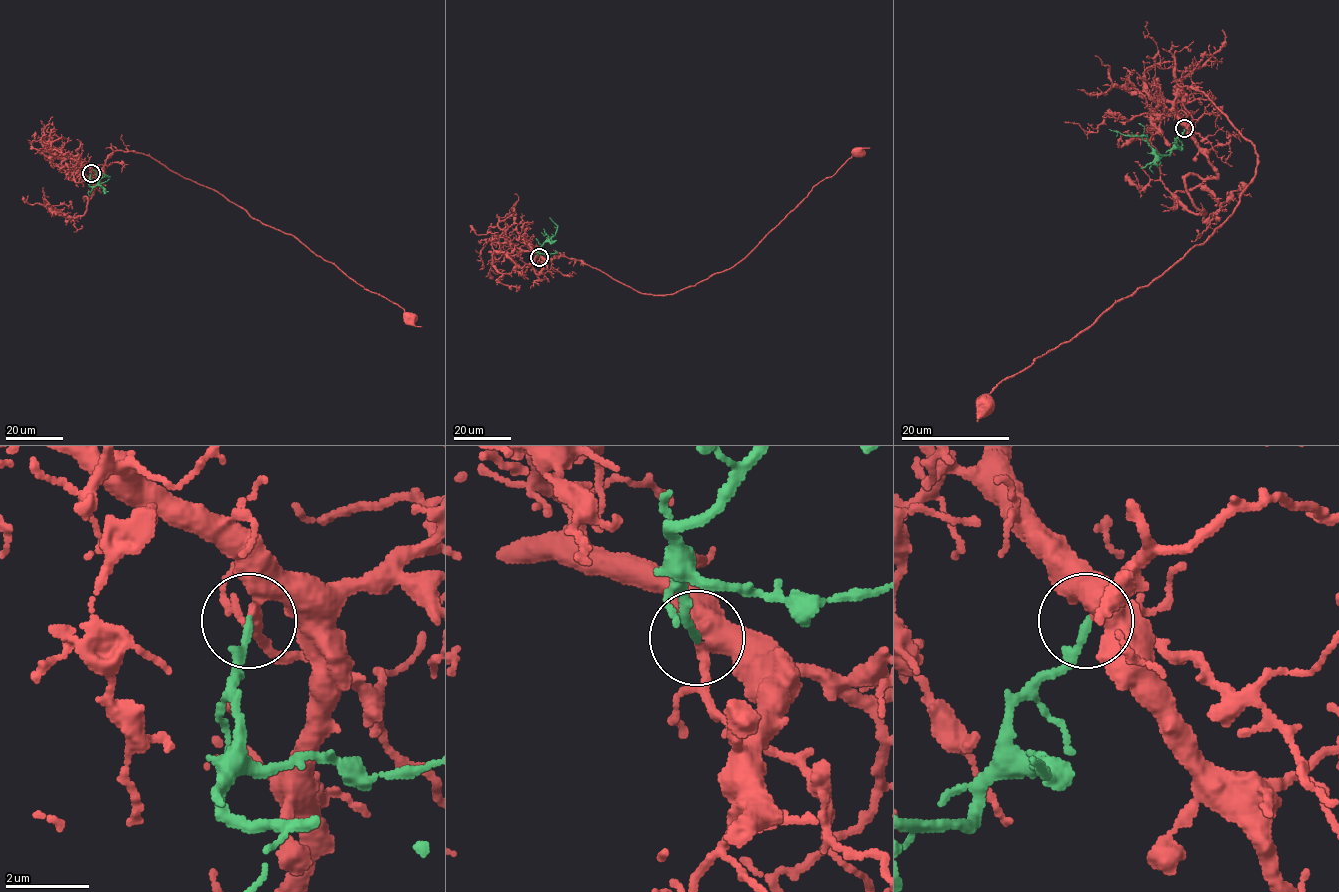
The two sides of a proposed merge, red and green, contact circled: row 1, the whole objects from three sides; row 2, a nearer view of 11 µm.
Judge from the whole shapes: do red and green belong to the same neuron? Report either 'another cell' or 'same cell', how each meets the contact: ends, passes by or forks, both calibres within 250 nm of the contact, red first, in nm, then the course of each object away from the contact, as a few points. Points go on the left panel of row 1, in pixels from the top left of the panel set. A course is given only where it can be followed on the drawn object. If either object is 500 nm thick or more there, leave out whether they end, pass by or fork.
same cell; red passes by; green ends there; 240 nm thick on the red side, 180 nm on the other; red runs (91, 172), (115, 151), (150, 156), (213, 188), (253, 218), (293, 235), (363, 288), (396, 303), (409, 318); green runs (91, 172), (90, 186), (109, 176), (102, 173)

